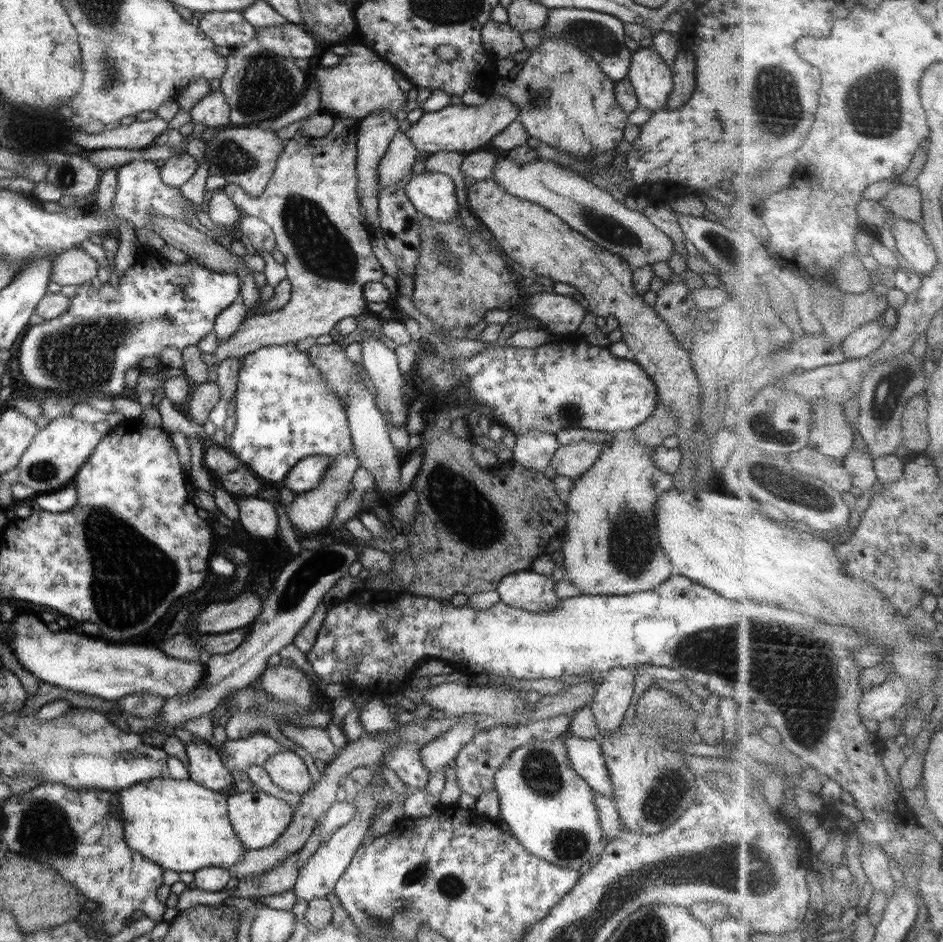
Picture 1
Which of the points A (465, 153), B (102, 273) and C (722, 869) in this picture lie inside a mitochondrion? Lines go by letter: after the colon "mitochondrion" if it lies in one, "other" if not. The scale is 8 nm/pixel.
A: other
B: other
C: mitochondrion

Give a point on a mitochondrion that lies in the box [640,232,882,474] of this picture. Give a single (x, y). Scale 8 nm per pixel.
(763, 424)

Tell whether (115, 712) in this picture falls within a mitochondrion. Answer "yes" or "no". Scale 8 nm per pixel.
no

